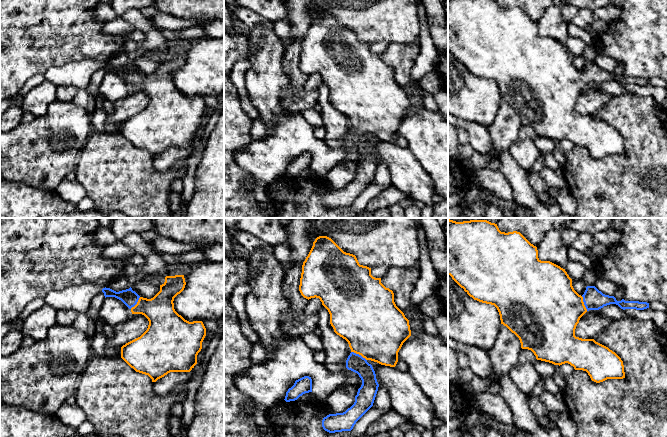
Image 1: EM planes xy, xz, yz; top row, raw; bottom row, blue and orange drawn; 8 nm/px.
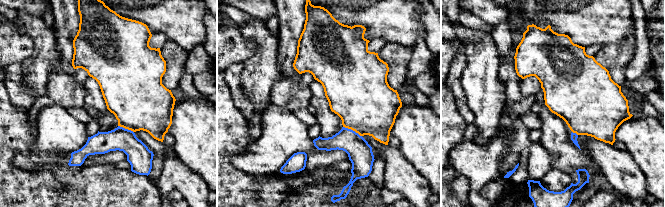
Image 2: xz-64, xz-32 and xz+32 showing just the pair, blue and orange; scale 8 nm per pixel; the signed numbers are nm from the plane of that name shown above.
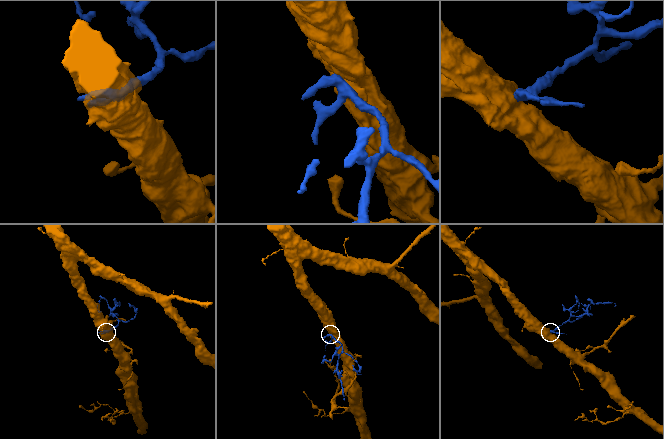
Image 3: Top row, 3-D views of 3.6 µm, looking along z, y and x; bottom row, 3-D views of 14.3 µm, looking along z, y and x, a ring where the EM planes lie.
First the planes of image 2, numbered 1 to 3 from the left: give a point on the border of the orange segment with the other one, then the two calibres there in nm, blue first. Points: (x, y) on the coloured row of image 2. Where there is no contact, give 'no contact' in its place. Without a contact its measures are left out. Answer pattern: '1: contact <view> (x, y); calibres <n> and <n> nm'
1: contact xz-64 (126, 129); calibres 190 and 460 nm
2: contact xz-32 (352, 130); calibres 200 and 480 nm
3: contact xz+32 (575, 133); calibres 60 and 460 nm

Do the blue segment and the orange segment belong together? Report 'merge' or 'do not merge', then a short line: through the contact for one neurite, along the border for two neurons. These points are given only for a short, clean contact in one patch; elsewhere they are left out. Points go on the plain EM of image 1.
merge | xz (355, 138), (358, 130), (375, 104)

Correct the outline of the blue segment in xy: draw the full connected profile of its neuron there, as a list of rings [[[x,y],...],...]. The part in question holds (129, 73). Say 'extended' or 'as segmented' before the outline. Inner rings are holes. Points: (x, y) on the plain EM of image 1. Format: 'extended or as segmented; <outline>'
extended; [[[184,51],[166,52],[165,58],[160,61],[160,67],[151,75],[140,73],[131,63],[119,68],[106,63],[102,65],[105,74],[115,73],[121,76],[132,90],[142,90],[148,95],[147,106],[121,123],[121,134],[136,148],[148,151],[152,158],[170,148],[190,148],[197,140],[197,131],[202,125],[206,104],[202,97],[185,96],[175,87],[173,79],[185,61]]]

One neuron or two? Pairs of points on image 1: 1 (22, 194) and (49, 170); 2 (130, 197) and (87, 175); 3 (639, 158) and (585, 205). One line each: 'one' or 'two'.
1: two
2: one
3: one

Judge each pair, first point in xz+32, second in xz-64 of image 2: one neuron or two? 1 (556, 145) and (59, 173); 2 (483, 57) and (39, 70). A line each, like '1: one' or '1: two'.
1: two
2: one

